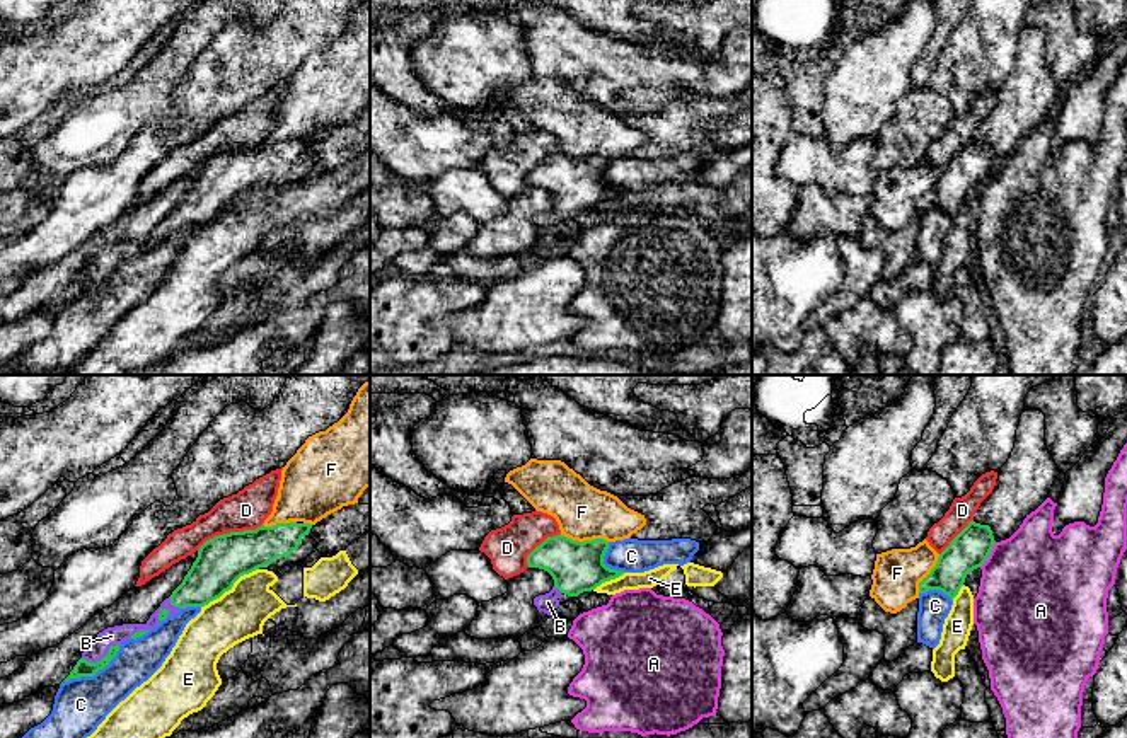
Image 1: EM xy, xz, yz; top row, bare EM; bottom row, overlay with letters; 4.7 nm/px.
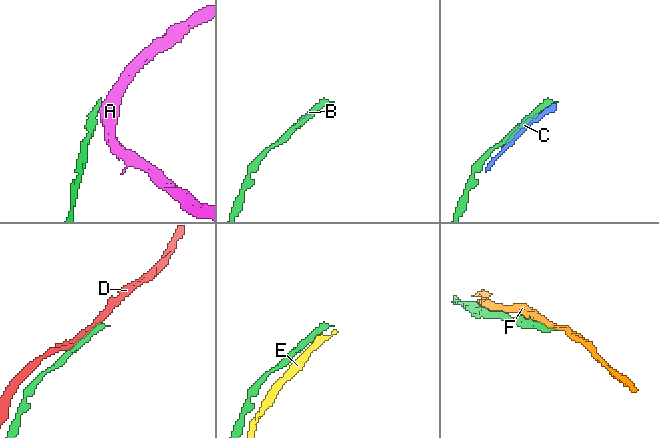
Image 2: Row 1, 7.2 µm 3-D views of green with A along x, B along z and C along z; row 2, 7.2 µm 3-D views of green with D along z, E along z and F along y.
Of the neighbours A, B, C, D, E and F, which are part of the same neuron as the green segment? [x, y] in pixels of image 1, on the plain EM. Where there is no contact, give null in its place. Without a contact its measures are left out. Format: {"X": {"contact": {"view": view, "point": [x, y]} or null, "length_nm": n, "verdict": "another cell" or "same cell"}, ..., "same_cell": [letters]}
{"A": {"contact": {"view": "yz", "point": [989, 171]}, "length_nm": 150, "verdict": "another cell"}, "B": {"contact": {"view": "xy", "point": [103, 276]}, "length_nm": 200, "verdict": "same cell"}, "C": {"contact": {"view": "xy", "point": [94, 292]}, "length_nm": 340, "verdict": "another cell"}, "D": {"contact": {"view": "xy", "point": [231, 150]}, "length_nm": 340, "verdict": "another cell"}, "E": {"contact": {"view": "xy", "point": [229, 207]}, "length_nm": 320, "verdict": "another cell"}, "F": {"contact": {"view": "xz", "point": [585, 159]}, "length_nm": 240, "verdict": "another cell"}, "same_cell": ["B"]}

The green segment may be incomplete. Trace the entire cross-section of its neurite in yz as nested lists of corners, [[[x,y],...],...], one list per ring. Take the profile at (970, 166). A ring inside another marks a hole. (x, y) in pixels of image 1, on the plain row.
[[[968,140],[939,172],[931,191],[919,201],[919,211],[939,208],[953,218],[963,205],[967,193],[987,179],[994,162],[989,143]]]

